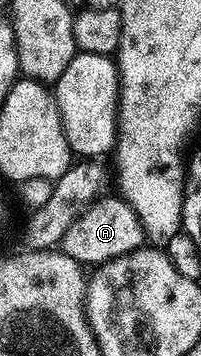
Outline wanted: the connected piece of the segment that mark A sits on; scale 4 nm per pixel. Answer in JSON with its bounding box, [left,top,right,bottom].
[62,197,146,268]

